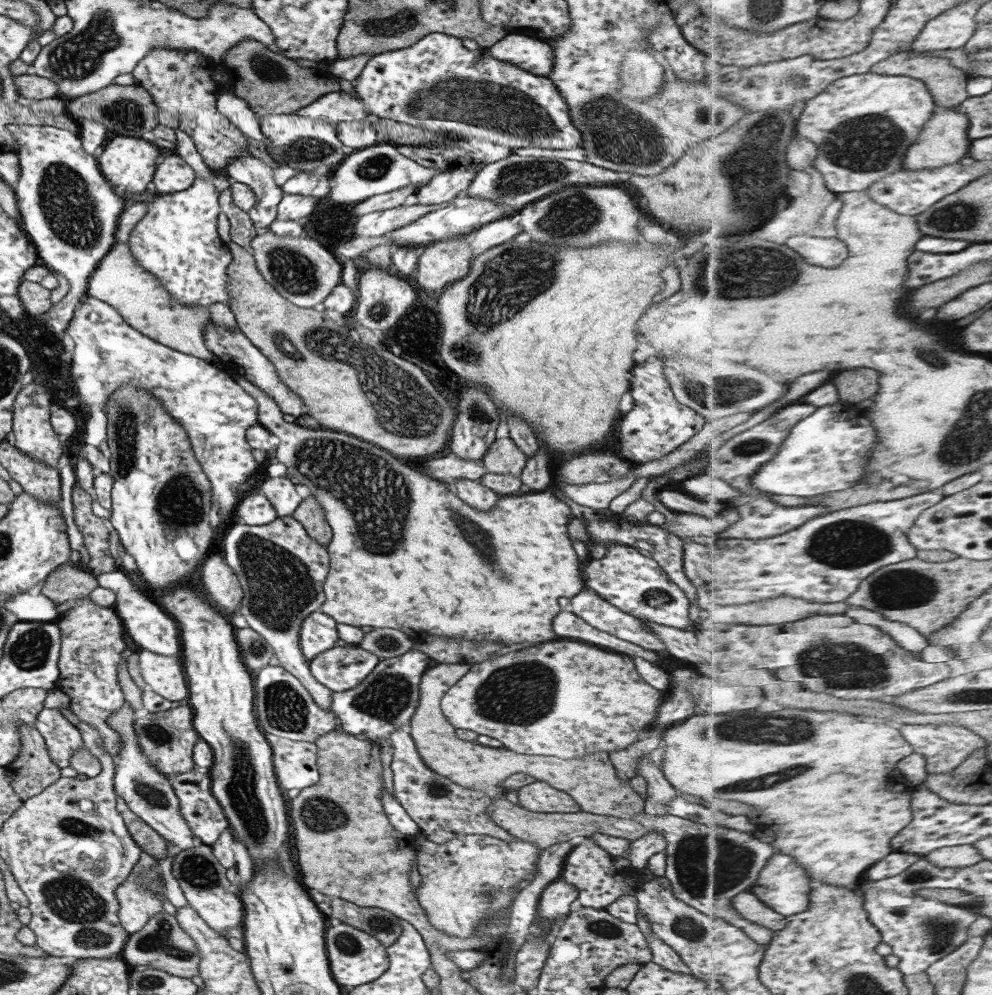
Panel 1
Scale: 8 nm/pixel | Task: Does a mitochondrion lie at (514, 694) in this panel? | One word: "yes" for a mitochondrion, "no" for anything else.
yes

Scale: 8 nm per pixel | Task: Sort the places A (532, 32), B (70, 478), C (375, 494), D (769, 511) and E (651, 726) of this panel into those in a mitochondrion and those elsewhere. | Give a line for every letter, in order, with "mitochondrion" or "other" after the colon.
A: other
B: other
C: mitochondrion
D: other
E: other

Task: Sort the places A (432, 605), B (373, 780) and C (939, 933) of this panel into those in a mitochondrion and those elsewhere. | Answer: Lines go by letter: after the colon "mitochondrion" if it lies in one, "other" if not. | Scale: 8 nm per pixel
A: other
B: other
C: mitochondrion

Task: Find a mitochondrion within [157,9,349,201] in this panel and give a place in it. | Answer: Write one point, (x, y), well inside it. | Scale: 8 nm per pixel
(267, 73)

